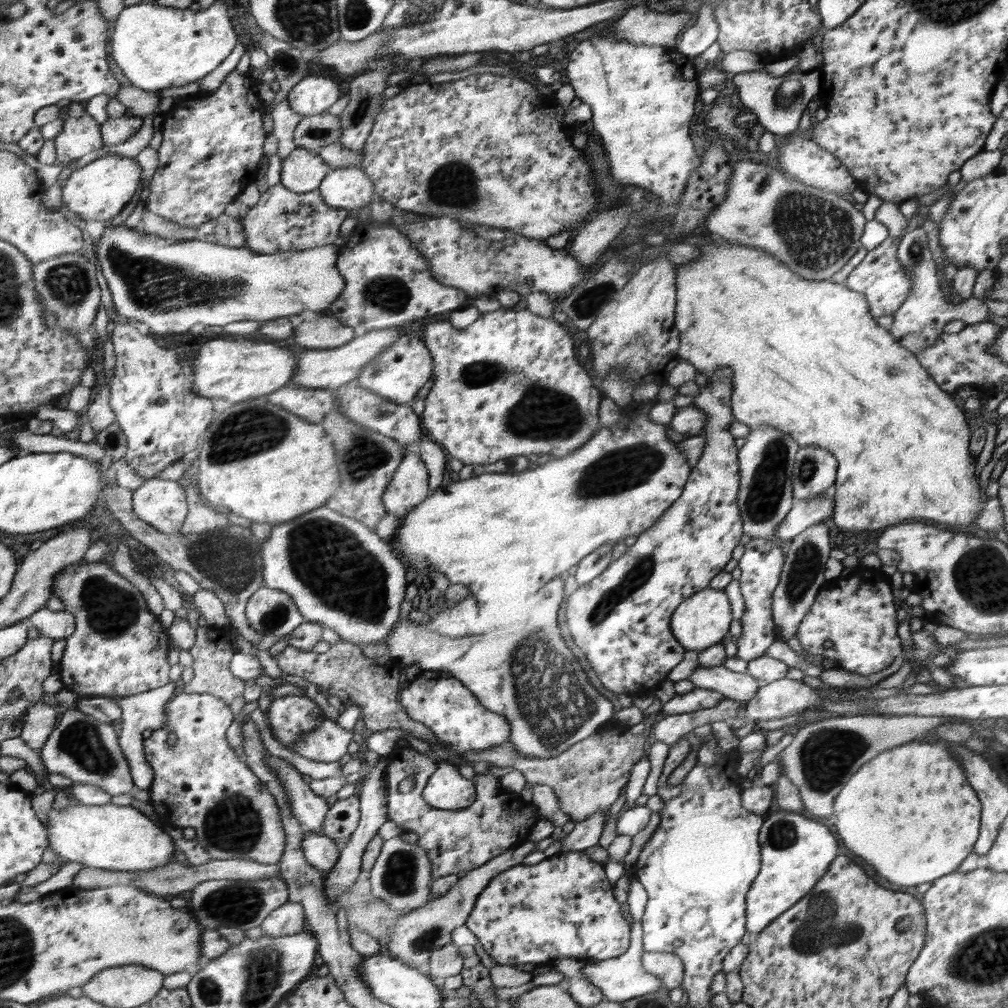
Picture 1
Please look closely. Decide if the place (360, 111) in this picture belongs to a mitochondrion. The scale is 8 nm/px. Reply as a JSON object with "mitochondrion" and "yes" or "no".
{"mitochondrion":"yes"}

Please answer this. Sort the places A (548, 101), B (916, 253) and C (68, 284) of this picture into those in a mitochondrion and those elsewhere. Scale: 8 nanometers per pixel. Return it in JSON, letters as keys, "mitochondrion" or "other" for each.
{"A":"other","B":"mitochondrion","C":"mitochondrion"}

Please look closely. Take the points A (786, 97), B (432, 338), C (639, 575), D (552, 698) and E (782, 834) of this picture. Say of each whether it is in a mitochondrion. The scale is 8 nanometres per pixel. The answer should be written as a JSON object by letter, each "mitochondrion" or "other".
{"A":"mitochondrion","B":"other","C":"mitochondrion","D":"mitochondrion","E":"mitochondrion"}

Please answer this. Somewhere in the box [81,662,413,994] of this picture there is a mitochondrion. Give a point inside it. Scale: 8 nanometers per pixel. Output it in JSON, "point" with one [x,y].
{"point":[233,823]}

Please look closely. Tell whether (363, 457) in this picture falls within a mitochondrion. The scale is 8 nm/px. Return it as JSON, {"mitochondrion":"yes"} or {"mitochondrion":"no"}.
{"mitochondrion":"yes"}

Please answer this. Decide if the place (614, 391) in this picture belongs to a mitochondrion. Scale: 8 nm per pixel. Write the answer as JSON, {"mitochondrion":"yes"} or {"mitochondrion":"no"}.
{"mitochondrion":"no"}

